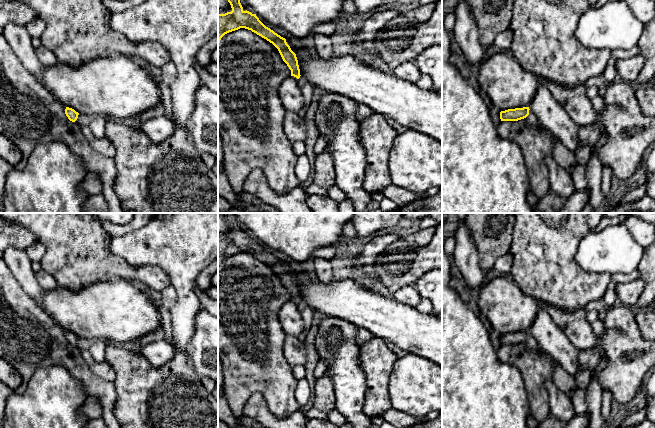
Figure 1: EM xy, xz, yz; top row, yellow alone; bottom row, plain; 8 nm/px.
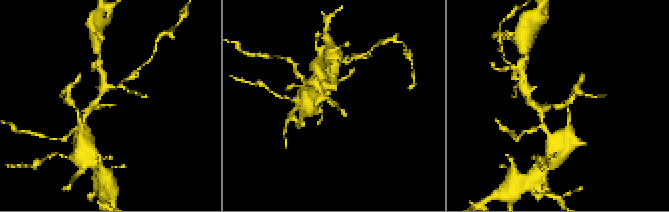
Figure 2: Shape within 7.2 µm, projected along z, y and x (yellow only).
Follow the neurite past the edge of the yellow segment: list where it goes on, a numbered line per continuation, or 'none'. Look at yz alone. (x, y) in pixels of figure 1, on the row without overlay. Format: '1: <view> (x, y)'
1: yz (532, 344)

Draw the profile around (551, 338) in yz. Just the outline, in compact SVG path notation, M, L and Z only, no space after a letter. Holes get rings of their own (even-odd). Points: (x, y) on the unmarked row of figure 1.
M538 310L528 331L537 340L542 350L555 359L567 373L573 377L577 375L579 372L578 349L547 311Z

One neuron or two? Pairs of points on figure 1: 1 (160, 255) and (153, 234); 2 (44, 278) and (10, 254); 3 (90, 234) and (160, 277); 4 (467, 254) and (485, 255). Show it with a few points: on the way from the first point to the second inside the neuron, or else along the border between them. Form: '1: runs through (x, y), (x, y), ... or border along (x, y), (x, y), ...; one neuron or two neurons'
1: runs through (160, 250), (160, 241), (158, 239); one neuron
2: border along (34, 273), (38, 284), (43, 290); two neurons
3: runs through (103, 253), (119, 269), (141, 274); one neuron
4: border along (469, 233), (476, 247), (478, 265), (484, 273); two neurons

